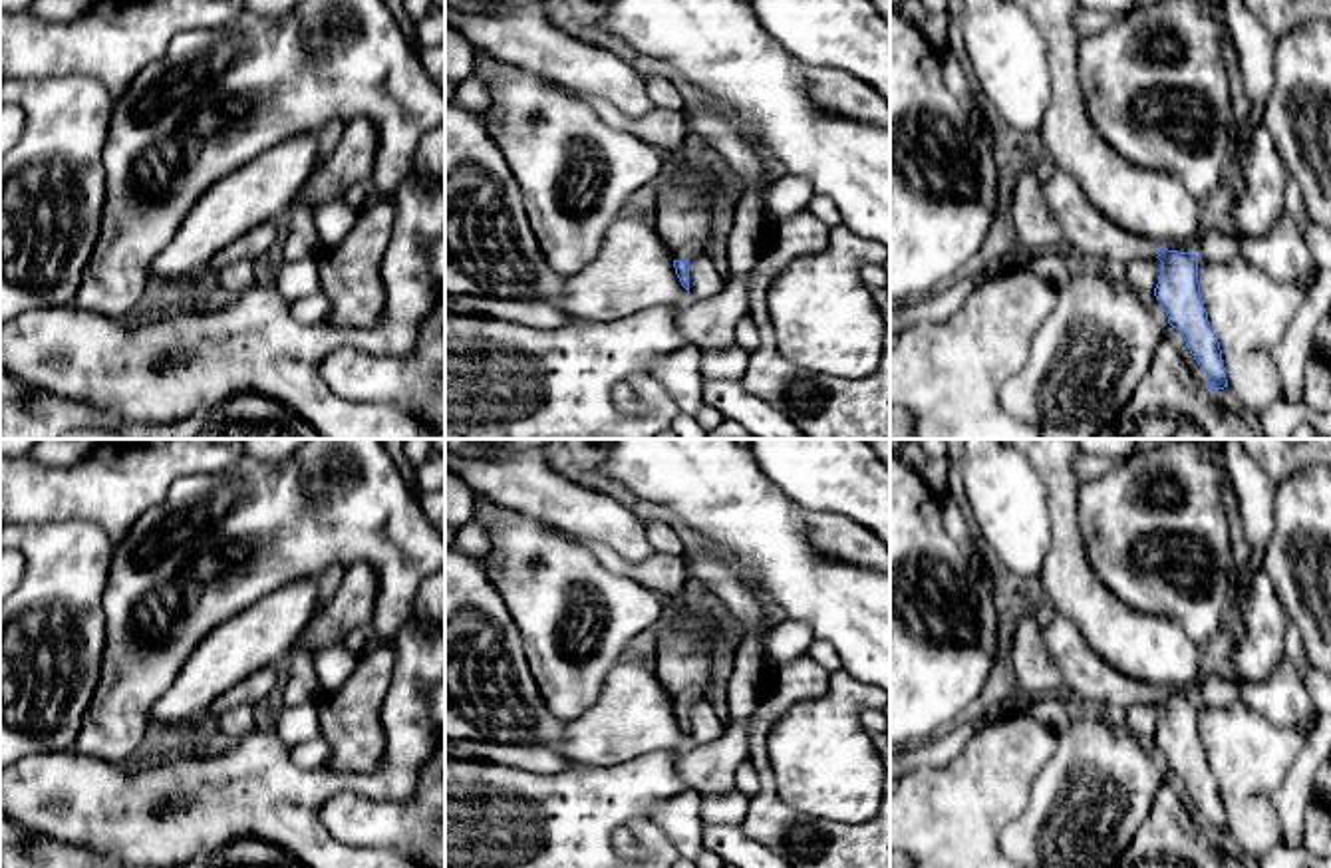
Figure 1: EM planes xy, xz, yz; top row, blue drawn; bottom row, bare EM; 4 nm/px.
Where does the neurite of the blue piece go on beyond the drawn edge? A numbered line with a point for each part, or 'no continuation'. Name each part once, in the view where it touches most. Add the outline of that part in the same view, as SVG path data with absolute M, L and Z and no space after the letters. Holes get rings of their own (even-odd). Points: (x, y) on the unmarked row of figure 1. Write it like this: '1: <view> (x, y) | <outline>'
1: xz (682, 654) | M669 622L660 628L650 655L662 687L669 693L673 705L693 707L705 699L711 683L711 661L723 648L717 638L699 622Z

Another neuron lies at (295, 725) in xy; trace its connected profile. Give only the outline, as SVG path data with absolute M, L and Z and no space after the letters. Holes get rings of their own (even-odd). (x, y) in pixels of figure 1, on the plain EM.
M316 703L284 707L274 719L274 733L294 747L320 737Z

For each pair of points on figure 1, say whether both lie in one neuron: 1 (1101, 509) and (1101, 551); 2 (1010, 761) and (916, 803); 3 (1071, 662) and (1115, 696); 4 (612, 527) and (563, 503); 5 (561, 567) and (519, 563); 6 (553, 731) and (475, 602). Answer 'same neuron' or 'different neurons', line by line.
1: same neuron
2: same neuron
3: same neuron
4: same neuron
5: same neuron
6: same neuron

